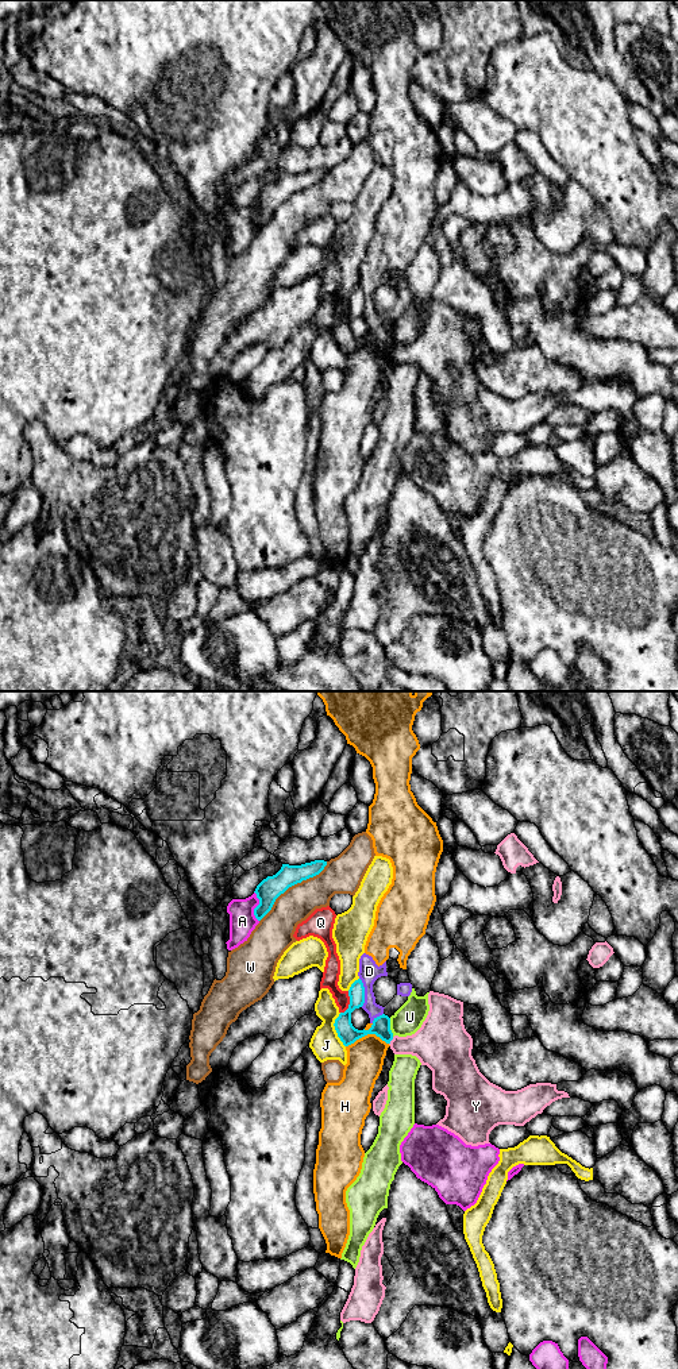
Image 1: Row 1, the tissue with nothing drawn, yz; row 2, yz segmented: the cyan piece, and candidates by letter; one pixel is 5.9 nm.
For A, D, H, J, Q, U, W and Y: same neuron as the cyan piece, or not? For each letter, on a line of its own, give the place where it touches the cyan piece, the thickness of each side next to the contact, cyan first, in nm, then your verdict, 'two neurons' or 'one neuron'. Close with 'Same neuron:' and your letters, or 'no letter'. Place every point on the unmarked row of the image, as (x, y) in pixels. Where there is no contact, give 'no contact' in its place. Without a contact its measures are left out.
A: contact yz (257, 215); calibres 140 and 160 nm; two neurons
D: contact yz (363, 301); calibres 110 and 120 nm; two neurons
H: contact yz (366, 343); calibres 110 and 220 nm; two neurons
J: contact yz (335, 338); calibres 110 and 180 nm; two neurons
Q: contact yz (350, 312); calibres 110 and 100 nm; two neurons
U: contact yz (389, 336); calibres 110 and 170 nm; two neurons
W: contact yz (292, 193); calibres 140 and 200 nm; two neurons
Y: contact yz (390, 349); calibres 110 and 240 nm; two neurons
Same neuron: no letter

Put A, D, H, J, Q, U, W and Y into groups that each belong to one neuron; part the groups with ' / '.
A Q / D H / J / U / W / Y

